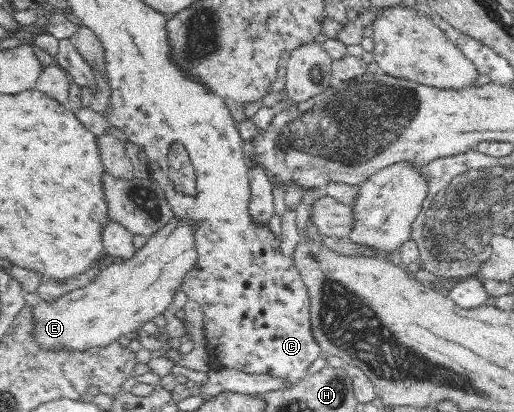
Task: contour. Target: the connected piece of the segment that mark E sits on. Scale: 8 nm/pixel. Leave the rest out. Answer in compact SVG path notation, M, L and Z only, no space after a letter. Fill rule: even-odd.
M173 218L169 226L151 236L147 244L135 252L135 258L106 264L87 286L73 289L57 300L37 302L30 308L34 320L34 341L47 352L85 352L112 346L113 342L118 342L123 336L135 337L141 326L150 325L155 316L167 309L175 293L181 289L185 273L195 264L193 229L192 222Z

